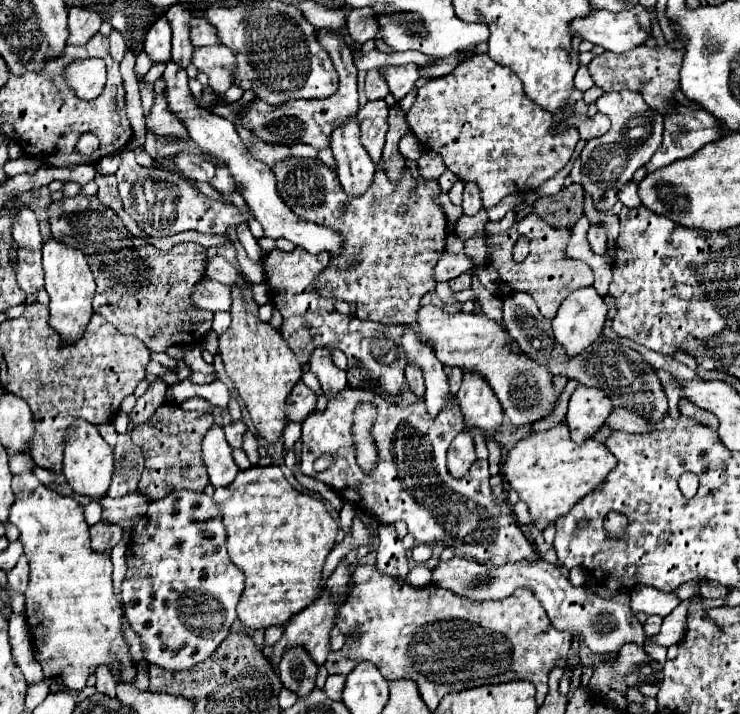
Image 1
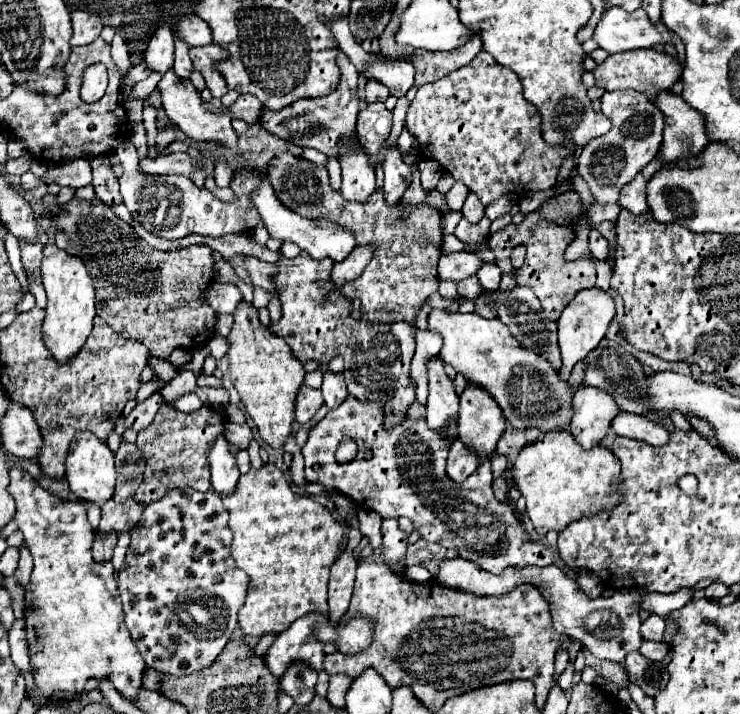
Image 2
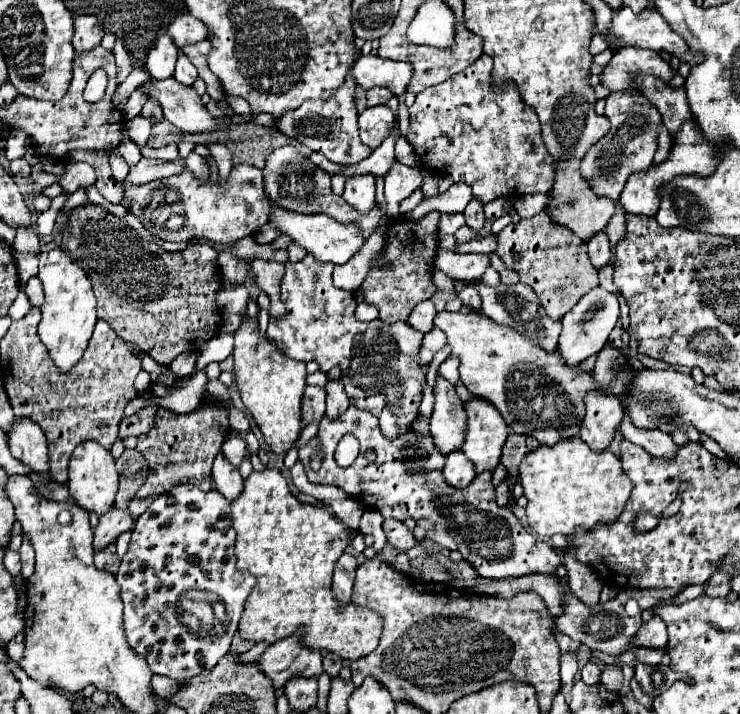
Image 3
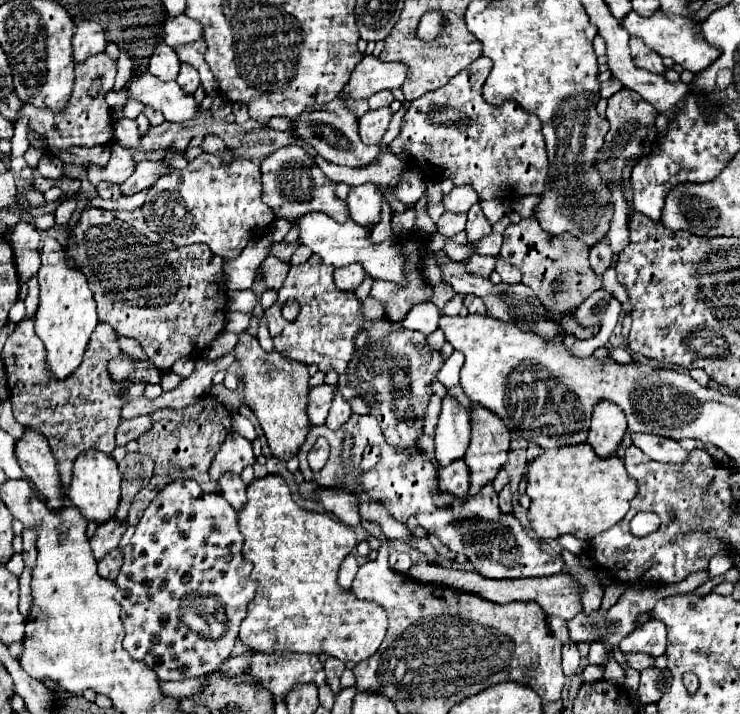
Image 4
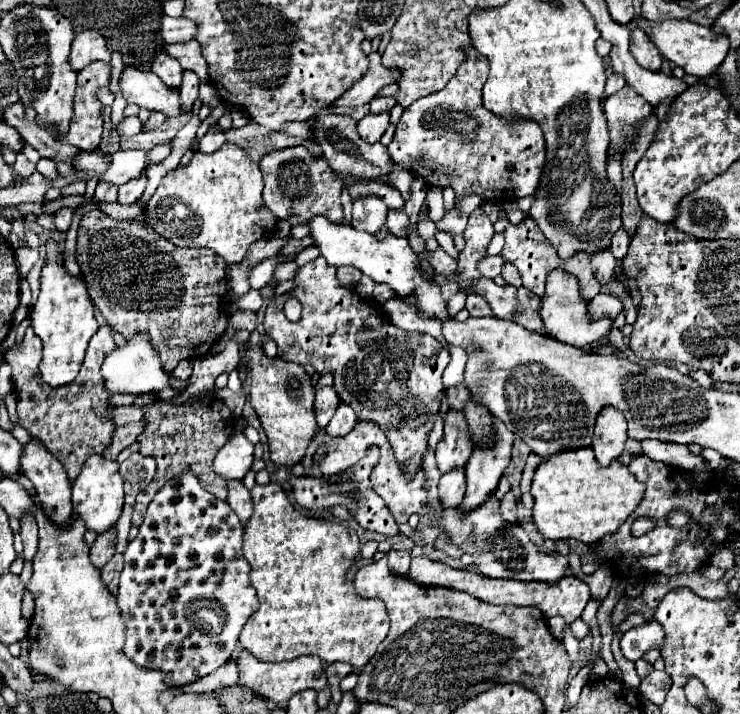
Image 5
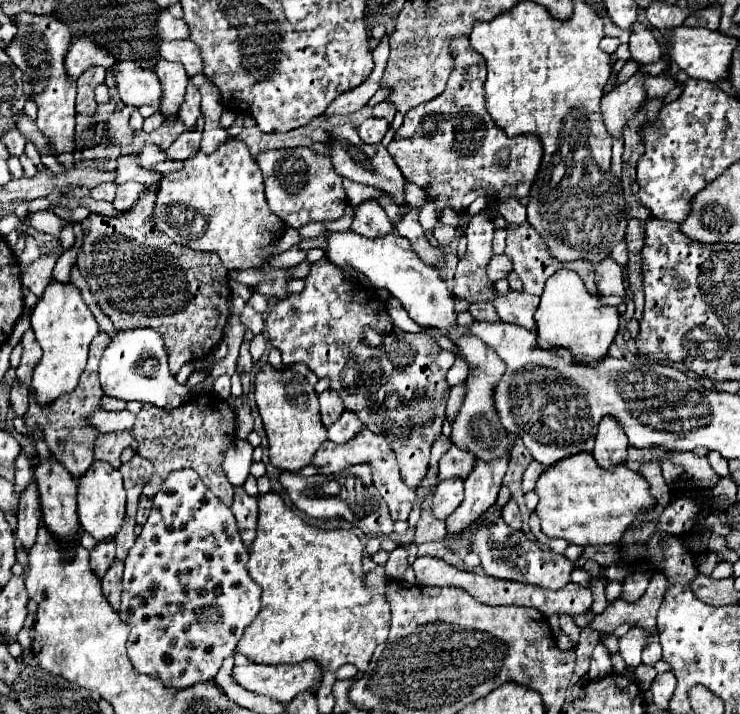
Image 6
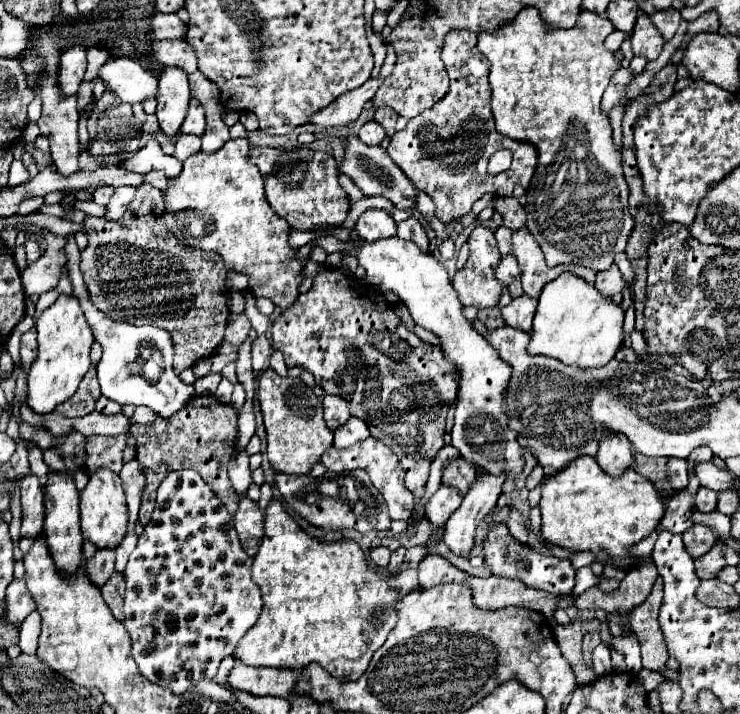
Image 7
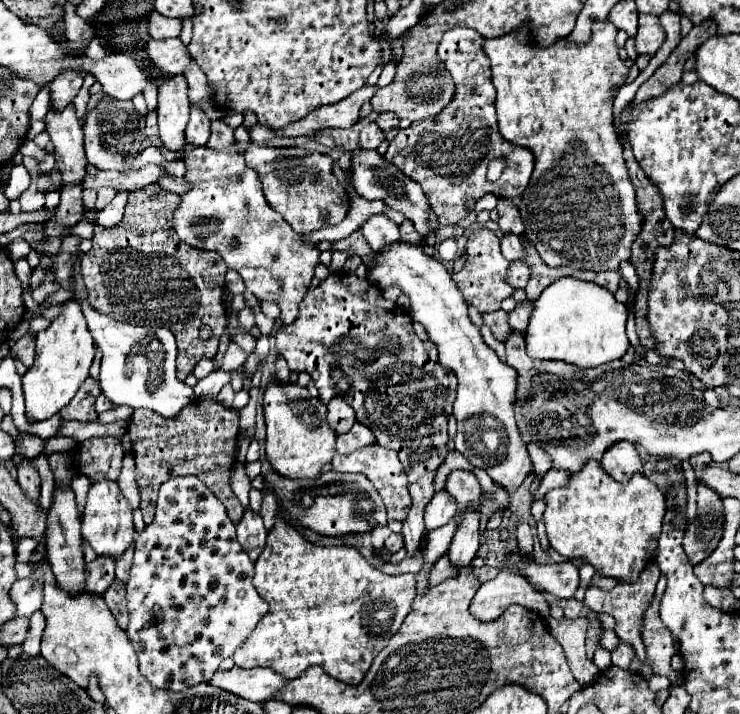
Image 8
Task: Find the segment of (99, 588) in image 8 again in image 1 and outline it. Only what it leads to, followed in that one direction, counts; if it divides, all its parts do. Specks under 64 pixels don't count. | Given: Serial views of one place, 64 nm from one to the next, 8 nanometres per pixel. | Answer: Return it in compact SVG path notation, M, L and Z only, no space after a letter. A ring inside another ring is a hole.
M140 490L130 492L128 496L120 496L120 498L102 498L102 520L114 522L122 528L134 528L136 520L140 520L140 516L144 516L144 512L150 506L150 498L146 494L142 494Z

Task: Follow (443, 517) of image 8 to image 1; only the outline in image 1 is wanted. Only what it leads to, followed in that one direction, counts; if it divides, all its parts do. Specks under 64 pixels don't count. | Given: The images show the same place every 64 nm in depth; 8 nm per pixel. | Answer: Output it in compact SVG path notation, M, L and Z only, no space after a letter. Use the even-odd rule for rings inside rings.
M460 432L448 448L448 472L454 478L460 478L464 476L464 472L468 472L474 460L476 460L474 440L468 432Z

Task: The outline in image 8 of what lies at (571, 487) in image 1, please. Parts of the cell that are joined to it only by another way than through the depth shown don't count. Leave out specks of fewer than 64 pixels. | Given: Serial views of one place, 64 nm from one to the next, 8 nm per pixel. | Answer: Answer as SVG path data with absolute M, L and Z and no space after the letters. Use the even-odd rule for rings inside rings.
M588 460L580 472L568 476L564 488L546 492L544 524L550 546L564 558L586 558L604 576L636 580L644 564L652 560L656 536L660 536L666 498L644 474L634 474L626 484L610 478L596 460Z

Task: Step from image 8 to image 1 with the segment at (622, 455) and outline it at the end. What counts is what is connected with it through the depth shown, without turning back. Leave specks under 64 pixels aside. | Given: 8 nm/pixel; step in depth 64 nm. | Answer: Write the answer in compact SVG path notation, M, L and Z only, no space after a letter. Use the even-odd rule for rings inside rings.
M578 386L568 402L566 424L570 428L570 436L574 442L582 442L590 438L606 420L612 410L612 402L608 394L600 392L600 388Z

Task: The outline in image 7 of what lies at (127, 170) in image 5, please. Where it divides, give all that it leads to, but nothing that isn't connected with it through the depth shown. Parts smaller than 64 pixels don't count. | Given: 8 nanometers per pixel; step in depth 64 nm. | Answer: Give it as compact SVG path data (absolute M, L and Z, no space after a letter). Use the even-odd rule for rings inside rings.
M148 172L148 174L144 174L144 184L150 184L150 186L154 186L154 188L164 190L168 182L166 182L164 172Z

